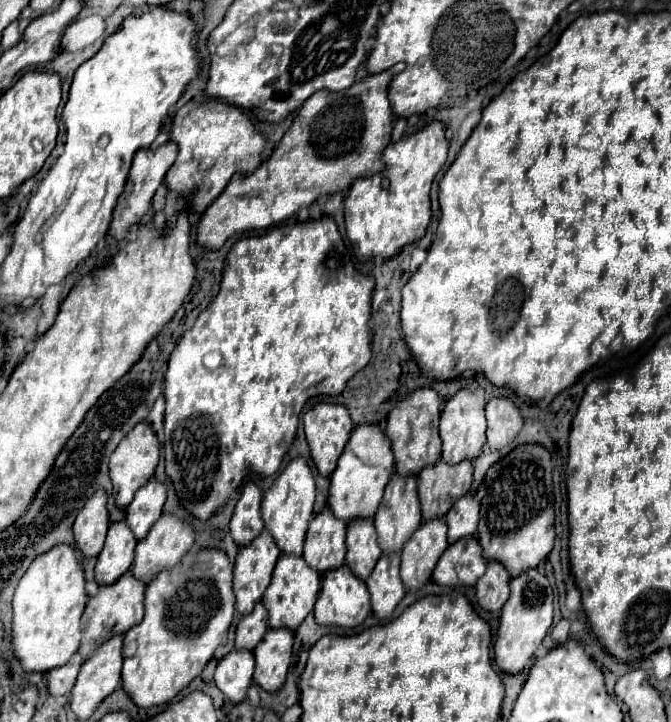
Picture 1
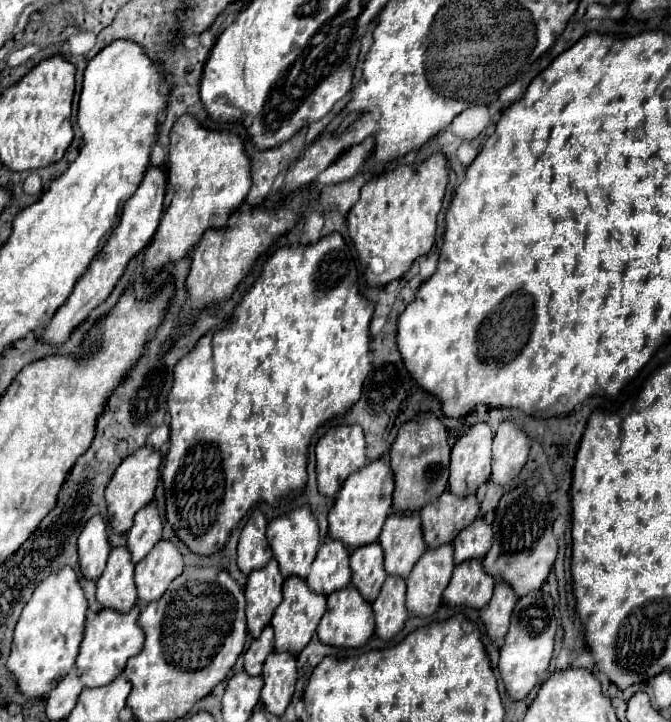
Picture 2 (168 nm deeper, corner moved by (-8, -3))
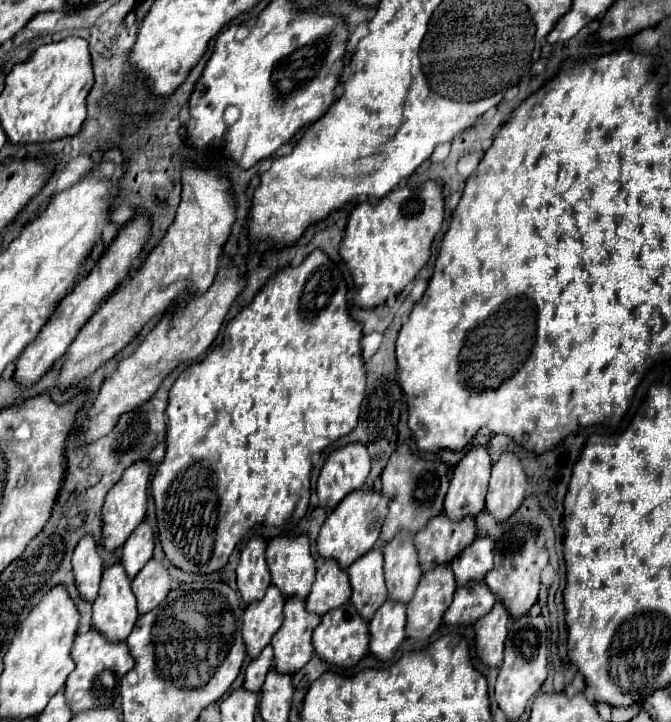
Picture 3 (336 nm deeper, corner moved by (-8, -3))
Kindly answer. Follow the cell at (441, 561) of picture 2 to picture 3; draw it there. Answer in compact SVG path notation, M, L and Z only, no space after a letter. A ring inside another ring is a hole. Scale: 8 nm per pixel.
M447 564L435 566L423 574L415 596L407 606L407 638L427 640L439 628L455 590L457 584Z

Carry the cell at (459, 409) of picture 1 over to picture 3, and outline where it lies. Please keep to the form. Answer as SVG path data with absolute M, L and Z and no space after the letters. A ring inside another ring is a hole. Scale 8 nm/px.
M477 446L453 468L453 480L445 496L445 516L459 522L463 516L477 516L485 510L485 494L491 474L487 448Z

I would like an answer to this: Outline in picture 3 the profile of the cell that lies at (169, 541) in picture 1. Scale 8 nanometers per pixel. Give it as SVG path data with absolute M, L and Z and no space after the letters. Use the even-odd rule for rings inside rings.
M151 558L133 580L133 594L137 598L139 614L153 610L159 602L167 598L169 590L171 590L171 576L167 568L159 560Z

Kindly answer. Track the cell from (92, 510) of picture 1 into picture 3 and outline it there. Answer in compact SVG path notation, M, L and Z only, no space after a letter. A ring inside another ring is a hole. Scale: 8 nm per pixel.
M91 534L81 538L73 552L73 576L75 576L75 586L79 590L79 596L87 602L93 602L97 598L99 582L101 582L101 572L103 572L103 562L97 554L95 540Z

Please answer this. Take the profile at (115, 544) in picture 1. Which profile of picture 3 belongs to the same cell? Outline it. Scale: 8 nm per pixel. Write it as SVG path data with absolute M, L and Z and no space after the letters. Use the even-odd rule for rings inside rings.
M121 564L103 570L99 596L93 602L93 630L109 642L125 642L139 618L131 580Z

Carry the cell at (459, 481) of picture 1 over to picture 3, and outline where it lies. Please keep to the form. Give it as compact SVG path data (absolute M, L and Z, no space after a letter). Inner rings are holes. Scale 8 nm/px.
M445 514L435 516L421 532L415 534L415 550L419 556L421 570L431 570L439 564L449 564L473 538L477 536L475 520L463 518L461 522L451 522Z

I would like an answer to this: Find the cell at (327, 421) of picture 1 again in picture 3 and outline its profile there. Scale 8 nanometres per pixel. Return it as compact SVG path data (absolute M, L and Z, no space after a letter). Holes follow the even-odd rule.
M349 444L331 452L317 480L319 506L335 508L349 492L361 490L369 470L371 460L361 444Z

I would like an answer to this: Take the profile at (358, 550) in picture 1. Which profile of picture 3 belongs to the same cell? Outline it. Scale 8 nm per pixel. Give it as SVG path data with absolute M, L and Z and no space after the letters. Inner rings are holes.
M373 548L365 556L355 560L347 568L347 574L353 588L351 604L361 614L361 618L369 622L377 608L387 600L381 548Z

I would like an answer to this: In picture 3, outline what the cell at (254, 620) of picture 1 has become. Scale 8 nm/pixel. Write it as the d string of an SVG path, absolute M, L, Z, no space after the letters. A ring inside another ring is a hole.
M267 646L261 652L261 656L255 658L249 664L249 668L245 672L245 684L243 684L243 688L251 690L251 692L261 692L261 686L265 682L267 672L271 670L271 666L273 666L273 650L271 650L271 646Z

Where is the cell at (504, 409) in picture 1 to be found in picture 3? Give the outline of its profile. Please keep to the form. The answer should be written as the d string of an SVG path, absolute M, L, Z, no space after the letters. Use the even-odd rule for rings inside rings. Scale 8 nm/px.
M503 454L493 464L487 492L487 512L497 522L507 522L527 496L527 476L517 456Z

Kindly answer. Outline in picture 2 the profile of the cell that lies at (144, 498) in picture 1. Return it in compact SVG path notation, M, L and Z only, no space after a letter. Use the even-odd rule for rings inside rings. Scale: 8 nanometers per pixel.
M153 500L149 506L141 508L135 514L135 522L127 532L127 546L135 564L143 560L149 554L149 550L161 540L161 530L163 530L161 514Z

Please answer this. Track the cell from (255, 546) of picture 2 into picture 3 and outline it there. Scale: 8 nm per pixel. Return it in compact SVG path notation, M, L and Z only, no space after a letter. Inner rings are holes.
M251 538L245 546L239 566L237 566L237 586L245 604L261 600L265 590L271 586L271 574L265 562L265 546L263 538Z

